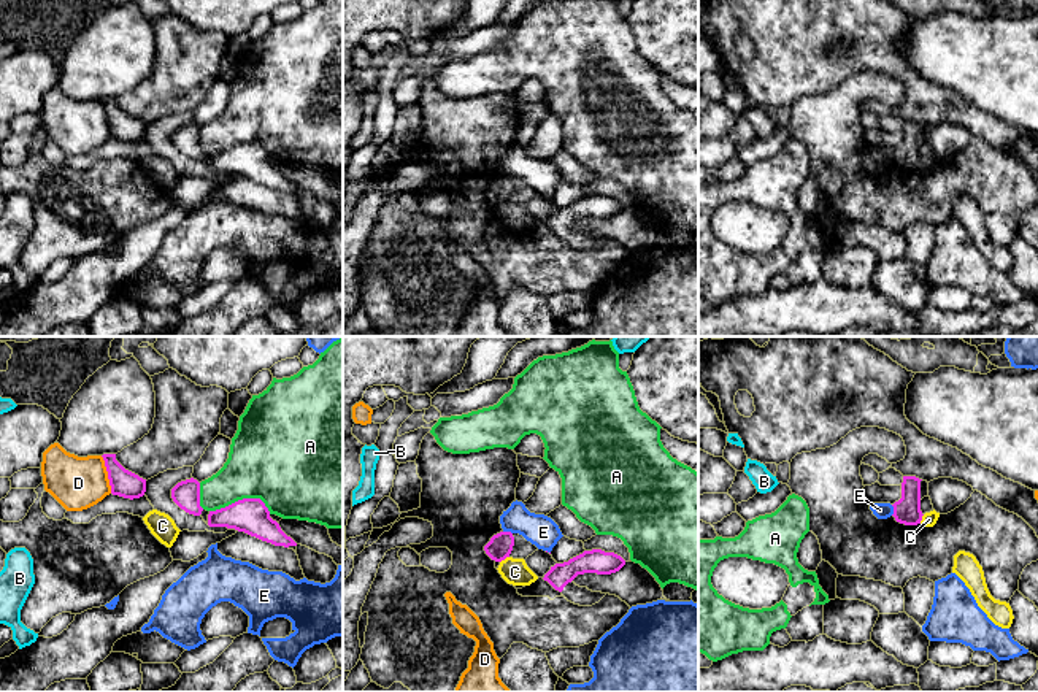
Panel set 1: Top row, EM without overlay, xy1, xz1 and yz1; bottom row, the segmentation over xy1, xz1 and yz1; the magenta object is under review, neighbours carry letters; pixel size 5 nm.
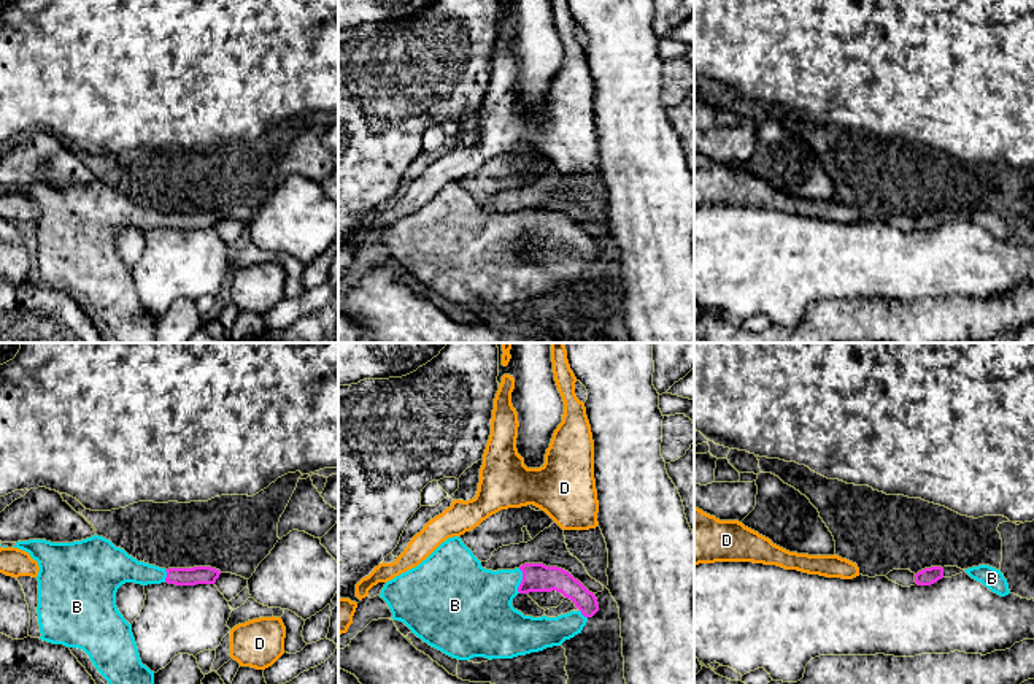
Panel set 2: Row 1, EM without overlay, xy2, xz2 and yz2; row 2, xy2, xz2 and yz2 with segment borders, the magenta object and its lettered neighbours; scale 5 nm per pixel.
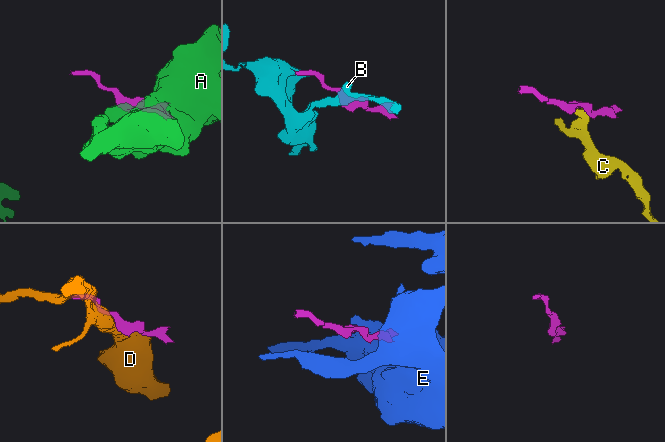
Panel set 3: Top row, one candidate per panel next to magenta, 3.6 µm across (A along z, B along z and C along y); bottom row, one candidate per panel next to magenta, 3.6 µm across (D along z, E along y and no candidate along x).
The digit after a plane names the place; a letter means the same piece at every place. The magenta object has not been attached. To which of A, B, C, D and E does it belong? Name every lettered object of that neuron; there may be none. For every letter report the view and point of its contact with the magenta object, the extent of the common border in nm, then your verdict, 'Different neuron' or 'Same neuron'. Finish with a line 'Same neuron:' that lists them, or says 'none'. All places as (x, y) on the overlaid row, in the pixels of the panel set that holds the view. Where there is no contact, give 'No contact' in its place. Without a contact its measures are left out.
A: Touches magenta at xy1 (242, 500). Shared border 320 nm. Different neuron
B: Touches magenta at xz2 (521, 581). Shared border 130 nm. Same neuron
C: Touches magenta at xz1 (503, 559). Shared border 60 nm. Different neuron
D: Touches magenta at xy1 (108, 475). Shared border 200 nm. Different neuron
E: Touches magenta at yz1 (894, 510). Shared border 60 nm. Different neuron
Same neuron: B

